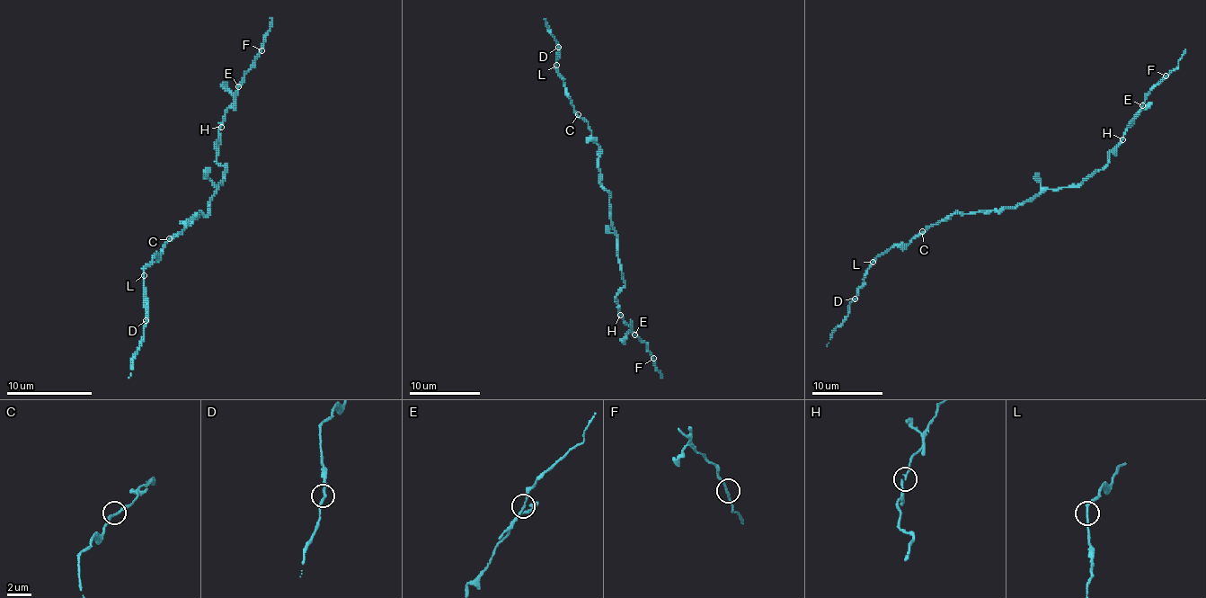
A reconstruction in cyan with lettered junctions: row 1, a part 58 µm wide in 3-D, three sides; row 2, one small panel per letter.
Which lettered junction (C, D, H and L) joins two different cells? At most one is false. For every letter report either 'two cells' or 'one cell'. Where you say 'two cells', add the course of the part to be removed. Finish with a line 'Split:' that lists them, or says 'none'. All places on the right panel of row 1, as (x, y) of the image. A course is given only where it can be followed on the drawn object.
C: one cell
D: one cell
H: one cell
L: one cell
Split: none

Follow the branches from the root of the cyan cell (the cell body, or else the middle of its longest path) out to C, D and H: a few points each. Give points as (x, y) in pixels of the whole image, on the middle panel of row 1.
C: (609, 200), (609, 192), (600, 182), (598, 145), (591, 136), (588, 123), (578, 114)
D: (609, 200), (609, 192), (600, 182), (598, 145), (588, 123), (576, 112), (556, 68), (558, 47)
H: (609, 200), (611, 226), (618, 238), (618, 263), (625, 282), (616, 295), (620, 314)

